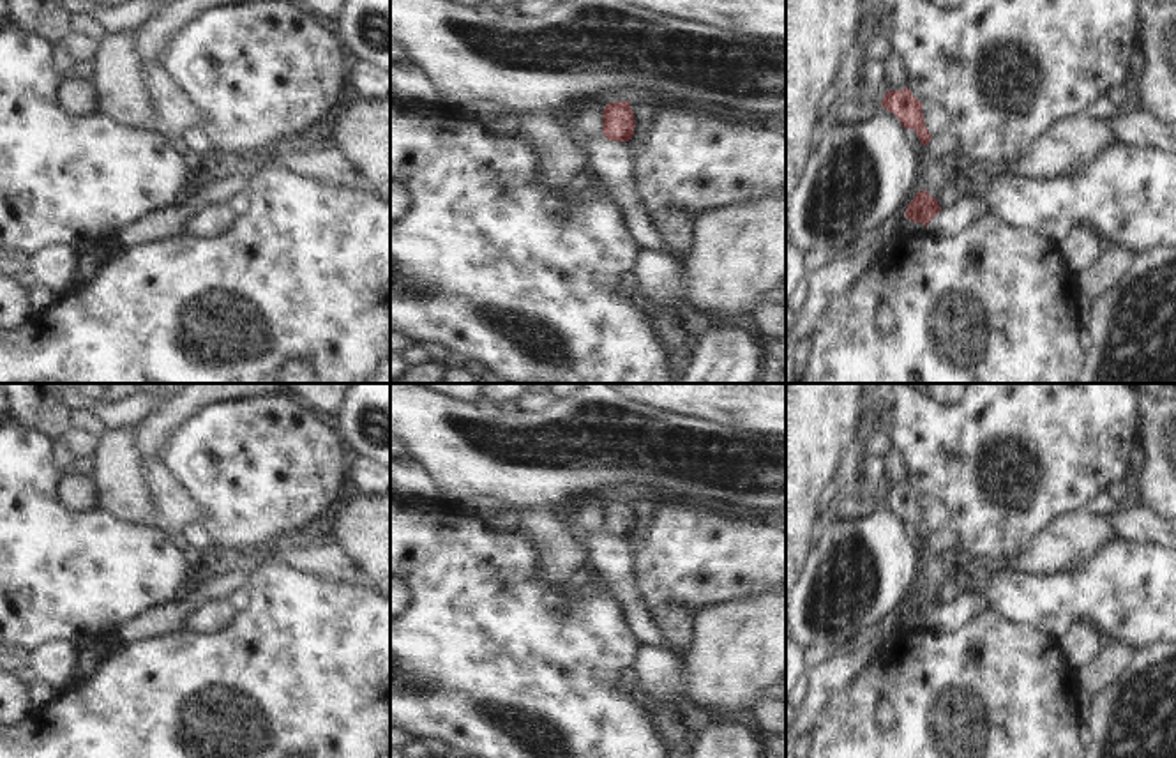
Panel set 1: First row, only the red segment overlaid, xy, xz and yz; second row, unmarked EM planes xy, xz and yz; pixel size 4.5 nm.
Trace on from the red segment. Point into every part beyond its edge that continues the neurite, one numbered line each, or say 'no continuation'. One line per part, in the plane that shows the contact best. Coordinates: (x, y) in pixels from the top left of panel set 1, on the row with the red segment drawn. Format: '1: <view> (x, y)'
no continuation

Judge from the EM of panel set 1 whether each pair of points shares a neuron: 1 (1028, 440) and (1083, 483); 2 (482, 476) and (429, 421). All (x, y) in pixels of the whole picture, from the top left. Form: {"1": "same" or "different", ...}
{"1": "same", "2": "same"}

